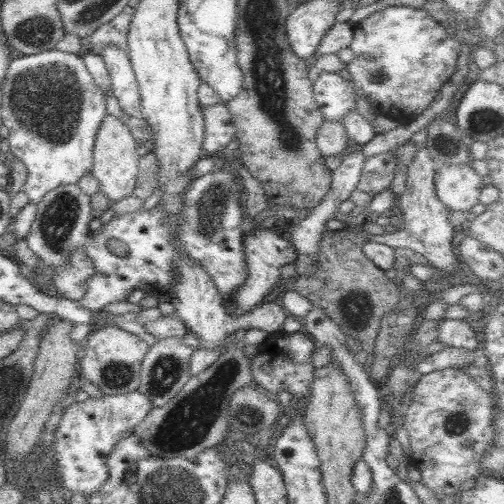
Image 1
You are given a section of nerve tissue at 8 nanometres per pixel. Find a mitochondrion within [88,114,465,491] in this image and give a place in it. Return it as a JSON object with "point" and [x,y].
{"point":[190,420]}

